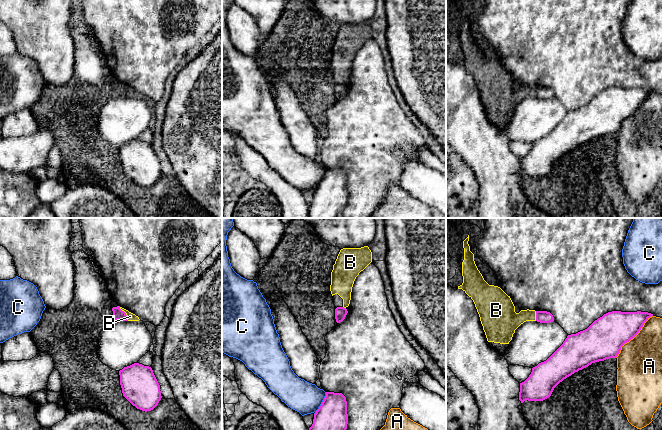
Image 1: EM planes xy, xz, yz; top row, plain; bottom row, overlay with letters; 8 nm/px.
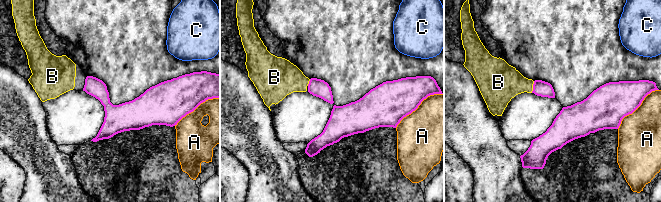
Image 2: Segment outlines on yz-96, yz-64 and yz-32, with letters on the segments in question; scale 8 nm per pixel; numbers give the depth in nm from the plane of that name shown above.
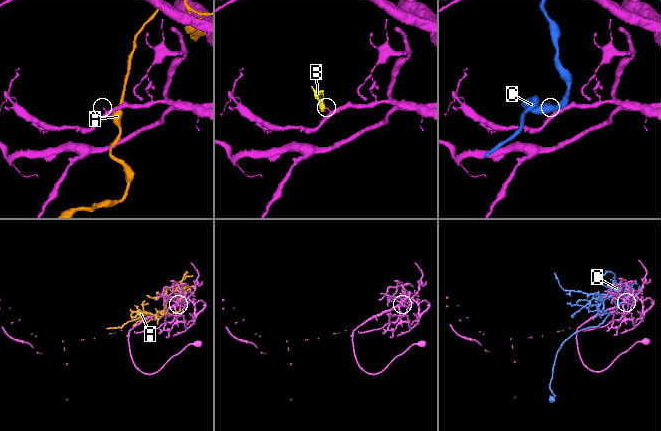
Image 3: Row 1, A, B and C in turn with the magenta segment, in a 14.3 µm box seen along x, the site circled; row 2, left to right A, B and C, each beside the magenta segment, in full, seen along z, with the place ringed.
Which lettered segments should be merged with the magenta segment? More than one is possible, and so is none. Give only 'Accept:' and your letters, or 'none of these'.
Accept: none of these

